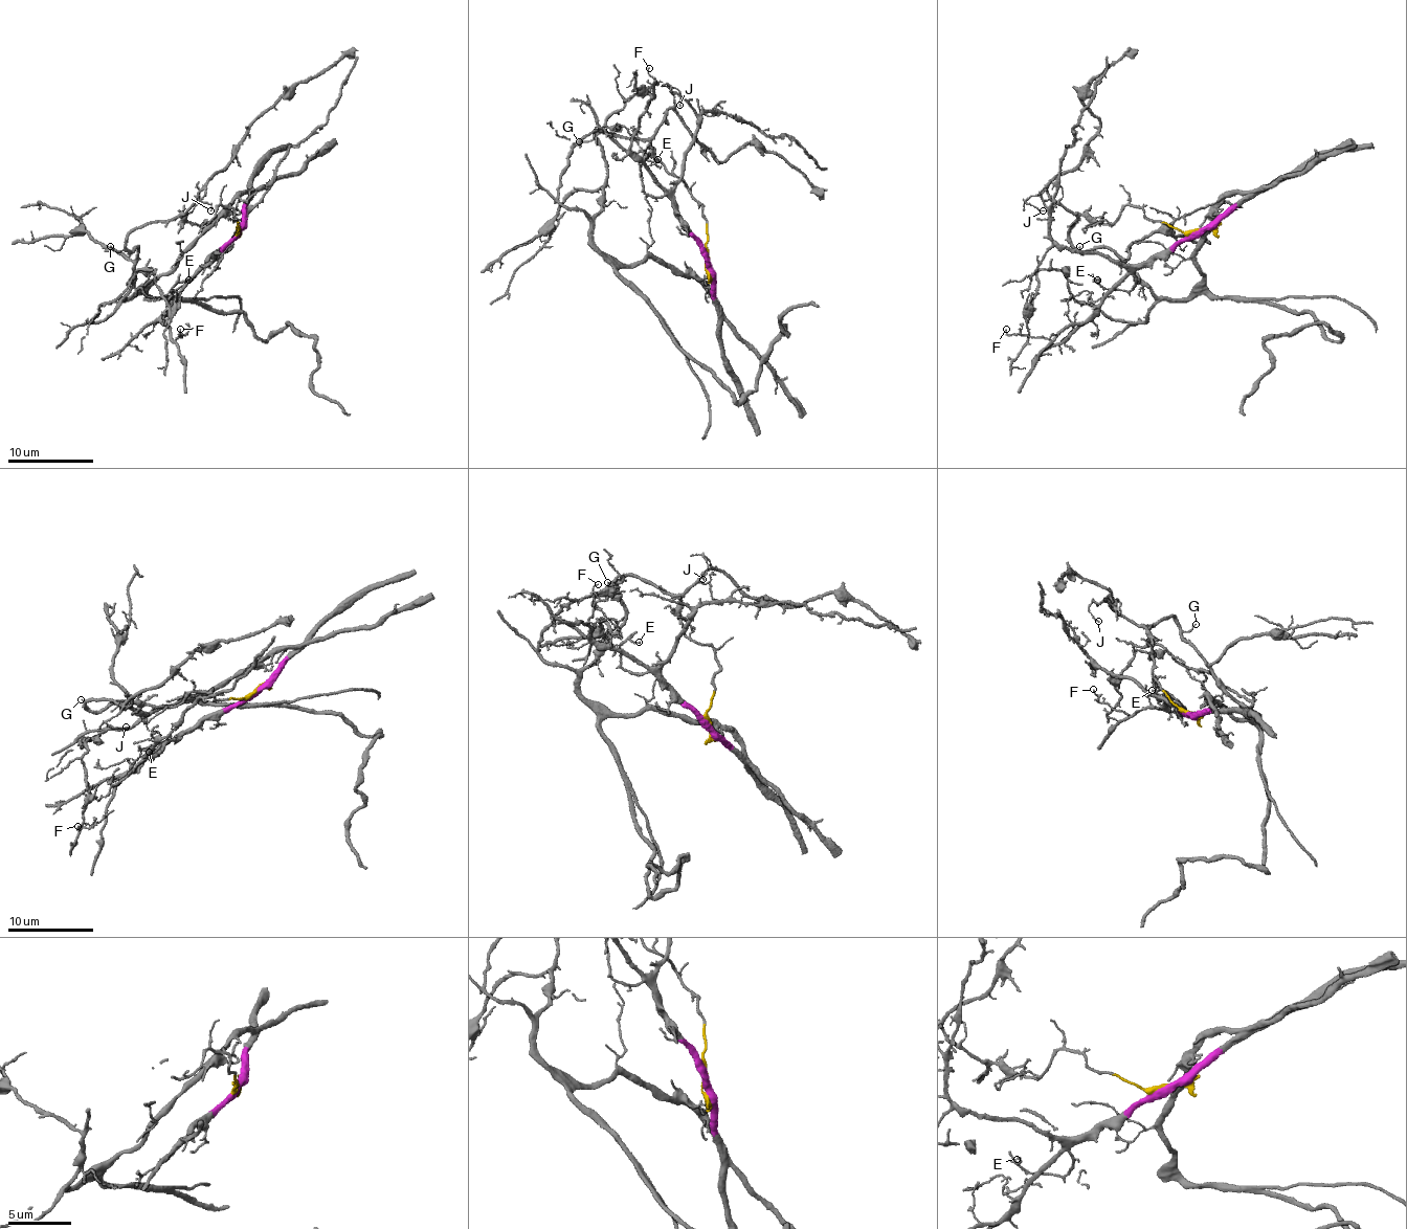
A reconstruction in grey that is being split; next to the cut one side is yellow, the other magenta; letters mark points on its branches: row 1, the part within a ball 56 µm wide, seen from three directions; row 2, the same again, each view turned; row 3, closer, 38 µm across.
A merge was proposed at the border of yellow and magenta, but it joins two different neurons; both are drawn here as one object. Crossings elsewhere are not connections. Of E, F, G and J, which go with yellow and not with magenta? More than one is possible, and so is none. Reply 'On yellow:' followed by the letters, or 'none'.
On yellow: G, J

